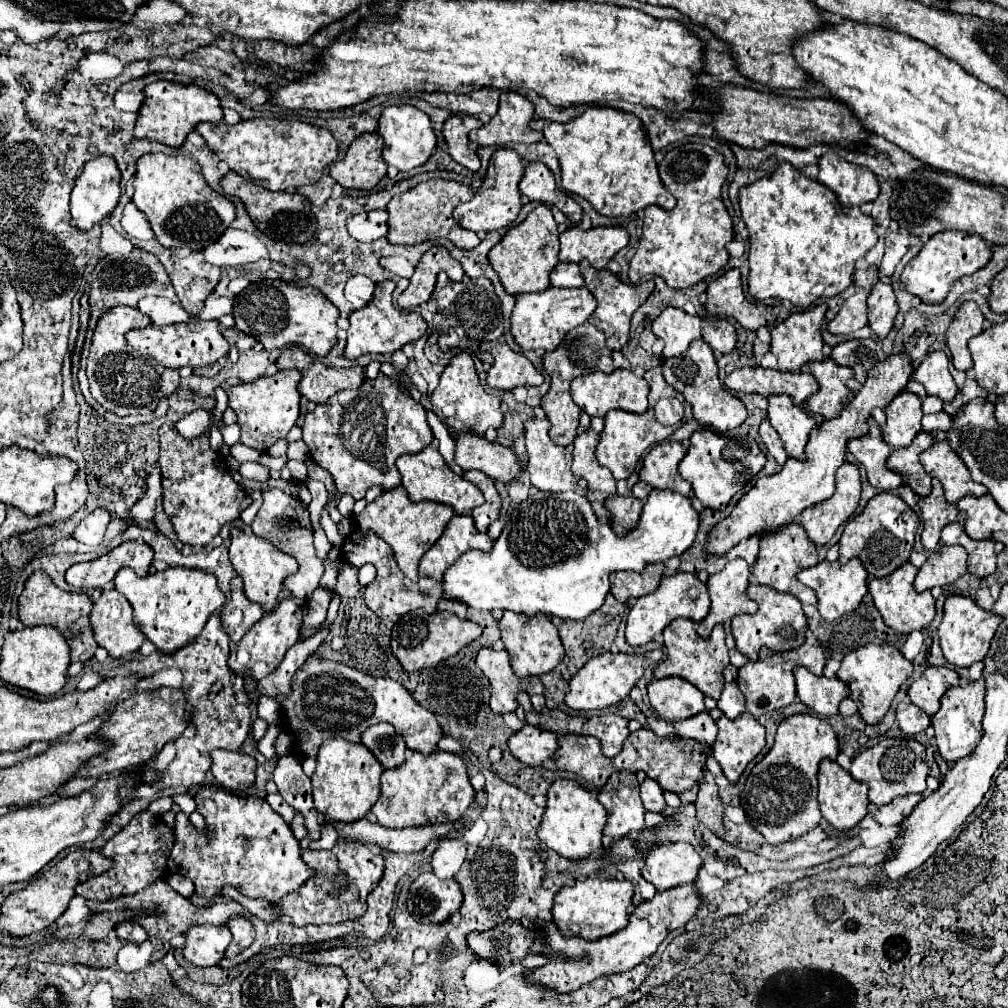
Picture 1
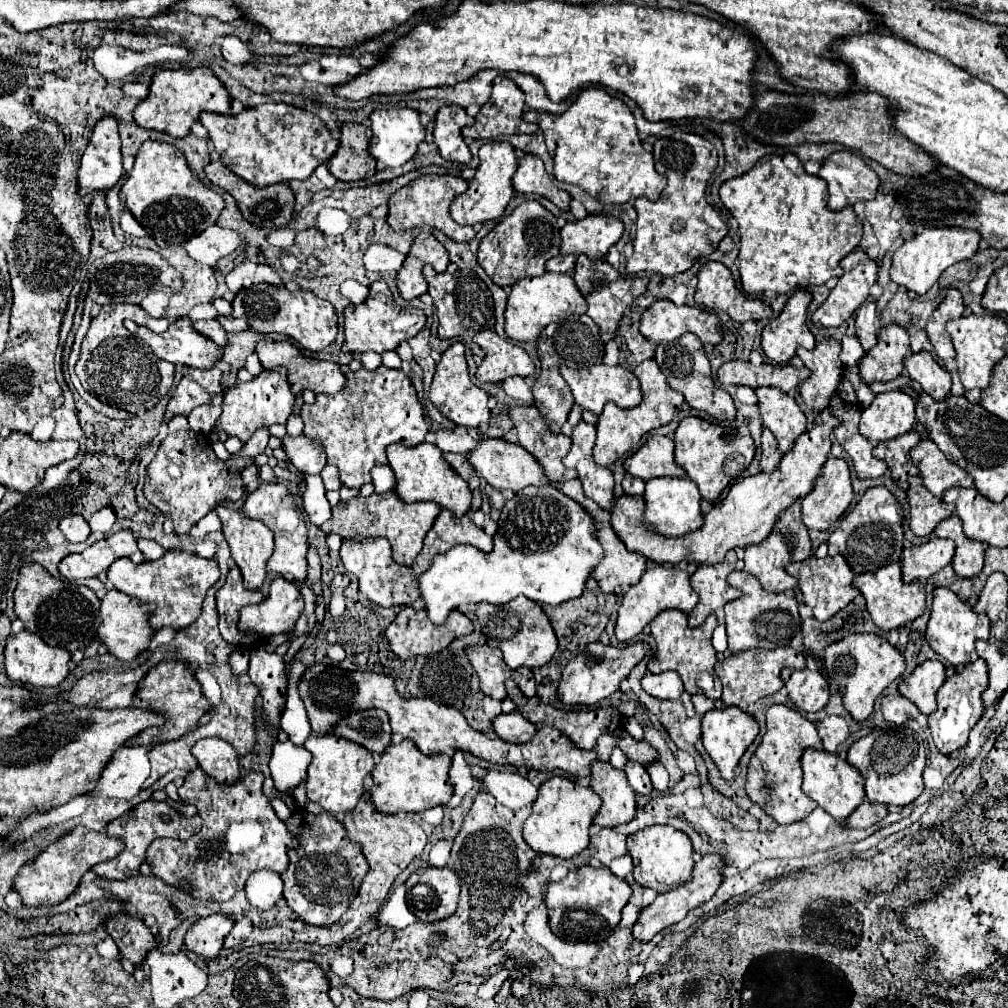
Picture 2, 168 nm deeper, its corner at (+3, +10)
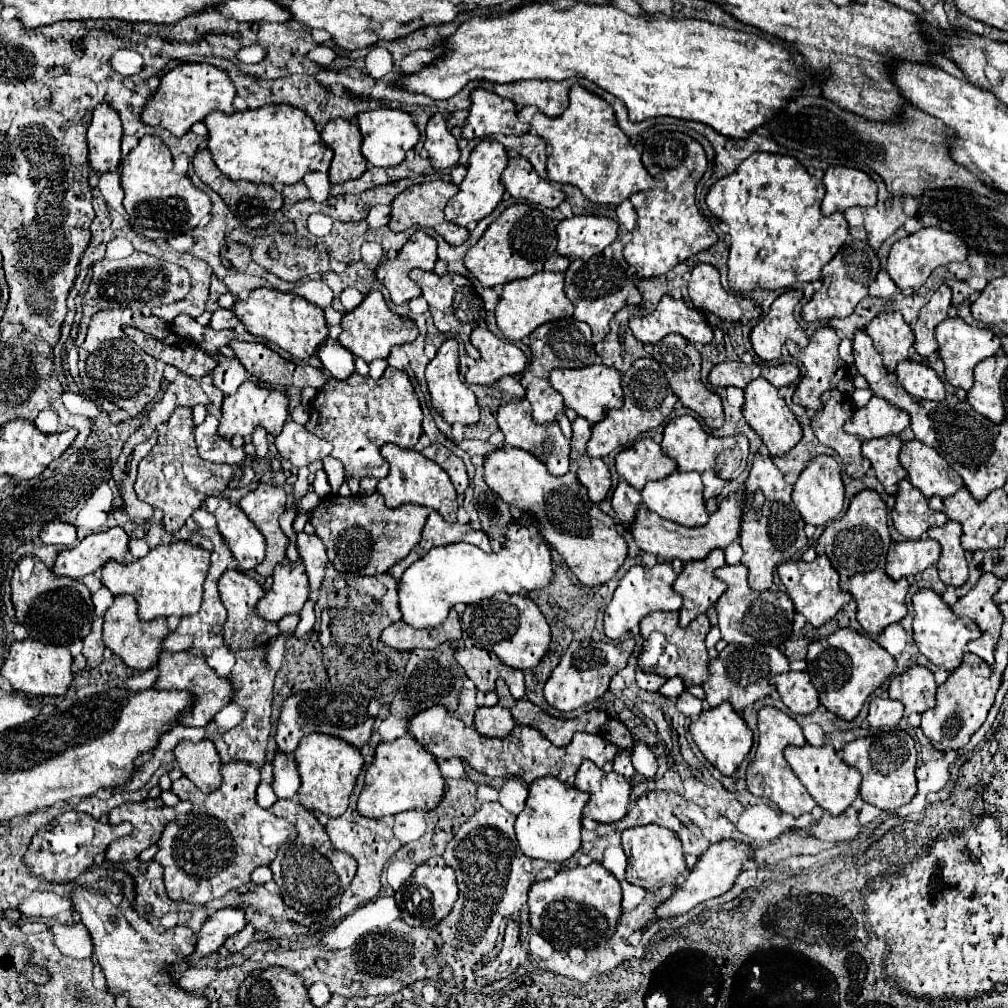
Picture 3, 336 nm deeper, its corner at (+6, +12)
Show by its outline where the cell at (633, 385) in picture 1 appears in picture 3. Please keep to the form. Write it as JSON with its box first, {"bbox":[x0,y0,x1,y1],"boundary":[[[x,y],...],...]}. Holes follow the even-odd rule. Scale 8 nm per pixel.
{"bbox":[550,366,624,424],"boundary":[[[586,366],[576,370],[554,370],[550,374],[552,386],[564,396],[564,404],[578,412],[578,416],[586,418],[590,424],[596,424],[604,418],[604,408],[620,408],[624,404],[622,392],[622,374],[610,366]]]}

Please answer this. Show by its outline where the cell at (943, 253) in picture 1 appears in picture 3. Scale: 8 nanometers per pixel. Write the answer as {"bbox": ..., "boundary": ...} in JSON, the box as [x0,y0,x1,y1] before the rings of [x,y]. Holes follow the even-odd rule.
{"bbox":[886,228,968,292],"boundary":[[[922,228],[920,232],[914,232],[892,244],[886,270],[900,290],[912,288],[916,292],[926,282],[926,278],[932,274],[934,268],[942,264],[966,260],[966,256],[968,256],[968,246],[954,232],[946,232],[940,228]]]}

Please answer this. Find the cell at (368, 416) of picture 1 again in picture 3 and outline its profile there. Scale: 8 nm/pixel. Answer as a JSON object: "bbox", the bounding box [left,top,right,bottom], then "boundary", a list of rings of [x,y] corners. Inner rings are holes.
{"bbox":[306,368,422,478],"boundary":[[[386,368],[382,378],[374,380],[370,376],[360,376],[358,372],[350,374],[346,380],[330,378],[328,384],[316,392],[316,398],[308,410],[310,420],[306,422],[306,430],[318,434],[320,438],[326,438],[332,442],[332,458],[340,460],[346,468],[346,478],[384,478],[388,474],[388,464],[380,456],[380,448],[386,442],[398,444],[400,448],[414,448],[420,434],[422,434],[422,410],[414,392],[414,386],[404,370]]]}

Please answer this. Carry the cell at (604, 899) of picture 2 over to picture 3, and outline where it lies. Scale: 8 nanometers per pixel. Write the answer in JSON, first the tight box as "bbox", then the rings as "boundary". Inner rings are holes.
{"bbox":[528,862,620,950],"boundary":[[[592,862],[588,866],[574,866],[560,870],[552,880],[534,882],[528,892],[528,908],[530,908],[530,922],[532,928],[538,930],[544,938],[554,938],[552,946],[556,950],[570,950],[572,946],[580,946],[584,950],[594,948],[602,940],[608,940],[616,930],[616,920],[620,916],[620,884],[618,880],[604,870],[600,862]]]}

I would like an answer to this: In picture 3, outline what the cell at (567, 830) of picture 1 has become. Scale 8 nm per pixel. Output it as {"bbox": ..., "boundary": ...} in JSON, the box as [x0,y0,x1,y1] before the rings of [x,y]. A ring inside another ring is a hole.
{"bbox":[516,776,588,862],"boundary":[[[552,776],[538,778],[530,784],[526,808],[516,818],[516,838],[520,850],[530,858],[546,862],[564,862],[580,848],[582,810],[588,802],[588,794],[576,786],[564,784]]]}

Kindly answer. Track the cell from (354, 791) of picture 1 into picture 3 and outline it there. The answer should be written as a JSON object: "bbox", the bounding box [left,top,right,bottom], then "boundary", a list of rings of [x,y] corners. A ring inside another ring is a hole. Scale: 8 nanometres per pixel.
{"bbox":[294,734,364,818],"boundary":[[[312,734],[300,742],[294,754],[302,778],[298,790],[300,804],[310,810],[318,810],[330,818],[344,814],[348,808],[348,798],[356,786],[356,778],[364,766],[360,750],[352,748],[352,744],[344,744],[344,740],[336,740],[336,736]]]}

